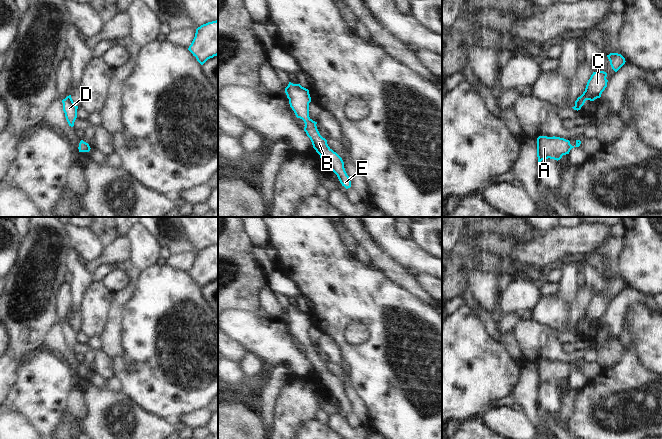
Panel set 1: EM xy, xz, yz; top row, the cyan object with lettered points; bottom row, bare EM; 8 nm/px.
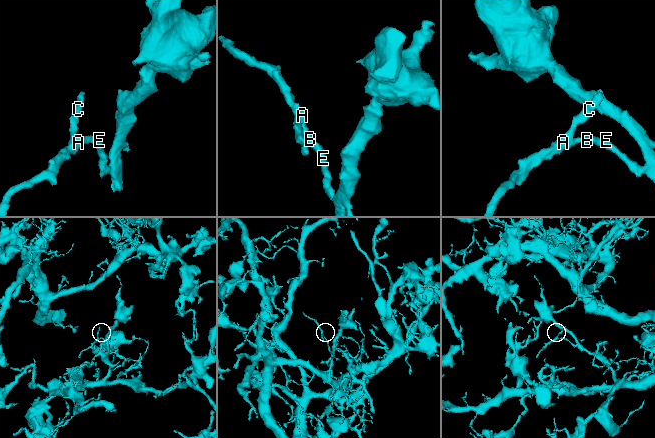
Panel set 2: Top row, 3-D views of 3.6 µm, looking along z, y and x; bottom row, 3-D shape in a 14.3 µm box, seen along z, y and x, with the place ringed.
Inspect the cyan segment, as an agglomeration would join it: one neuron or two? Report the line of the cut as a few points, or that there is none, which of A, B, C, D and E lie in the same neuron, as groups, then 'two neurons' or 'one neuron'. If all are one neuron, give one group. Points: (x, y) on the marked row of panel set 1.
no cut; A B C D E; one neuron

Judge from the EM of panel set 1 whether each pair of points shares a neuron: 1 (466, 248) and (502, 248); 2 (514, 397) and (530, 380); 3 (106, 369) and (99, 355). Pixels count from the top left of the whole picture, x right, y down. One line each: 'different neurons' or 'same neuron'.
1: different neurons
2: same neuron
3: same neuron

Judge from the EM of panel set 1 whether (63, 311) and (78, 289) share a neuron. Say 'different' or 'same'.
different

